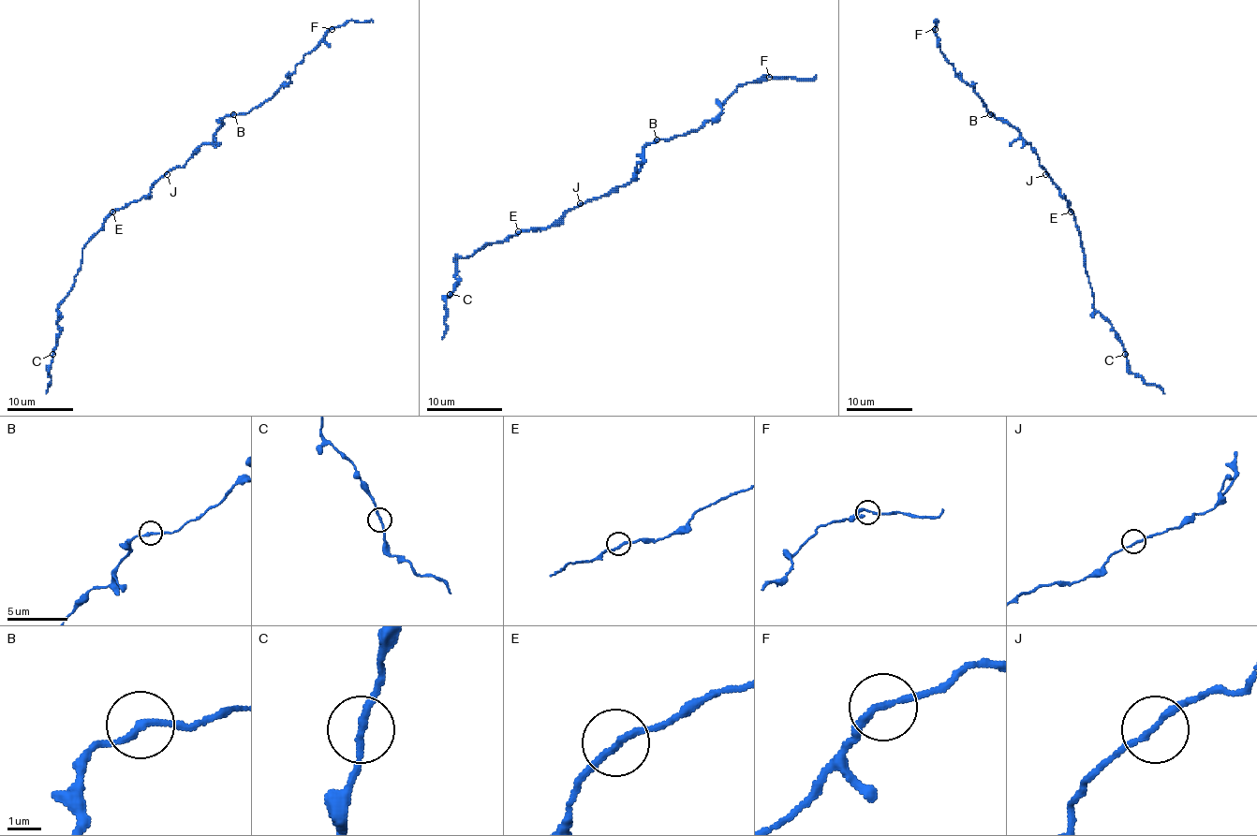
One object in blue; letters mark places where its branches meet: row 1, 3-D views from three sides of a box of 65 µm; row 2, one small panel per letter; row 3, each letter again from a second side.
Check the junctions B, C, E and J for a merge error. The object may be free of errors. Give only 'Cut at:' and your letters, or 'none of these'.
Cut at: none of these

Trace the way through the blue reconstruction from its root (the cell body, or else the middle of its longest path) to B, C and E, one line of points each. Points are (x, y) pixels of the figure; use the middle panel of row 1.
B: (580, 205), (629, 184), (643, 164), (644, 149), (658, 139)
C: (580, 205), (546, 227), (522, 229), (500, 242), (487, 242), (470, 256), (457, 257), (457, 283), (450, 294)
E: (580, 205), (546, 227), (518, 231)

